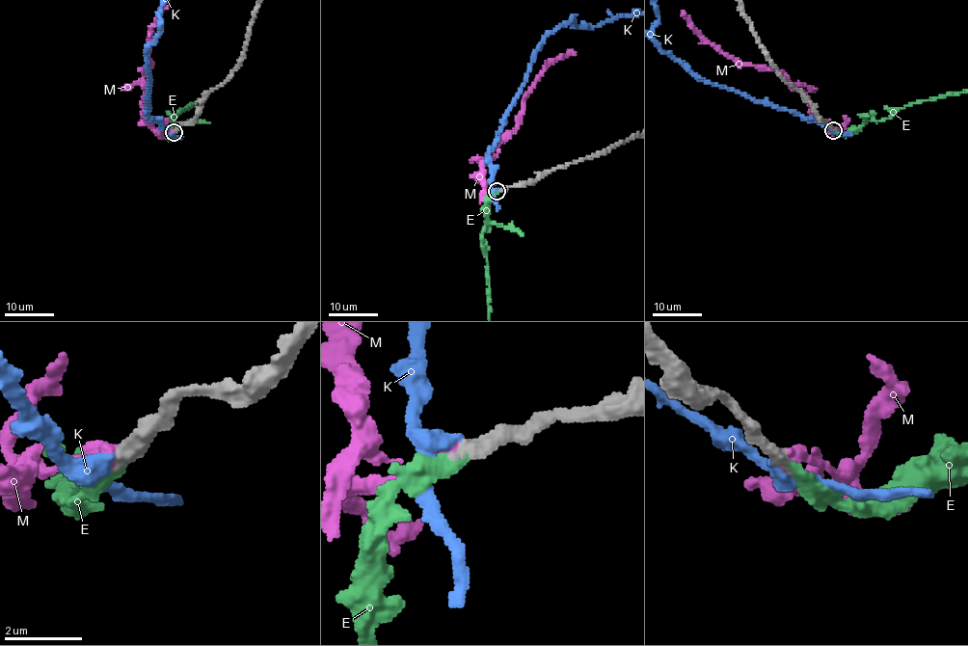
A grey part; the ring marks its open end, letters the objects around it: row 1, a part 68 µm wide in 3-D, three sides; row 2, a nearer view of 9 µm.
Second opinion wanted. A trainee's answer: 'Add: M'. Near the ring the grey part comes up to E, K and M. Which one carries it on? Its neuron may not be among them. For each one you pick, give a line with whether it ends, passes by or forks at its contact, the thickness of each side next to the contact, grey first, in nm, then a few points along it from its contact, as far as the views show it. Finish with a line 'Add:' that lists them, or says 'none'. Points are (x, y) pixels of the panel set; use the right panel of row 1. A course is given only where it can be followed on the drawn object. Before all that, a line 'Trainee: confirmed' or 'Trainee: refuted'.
Trainee: refuted
E: it ends; calibres 400 and 300 nm
Add: E

